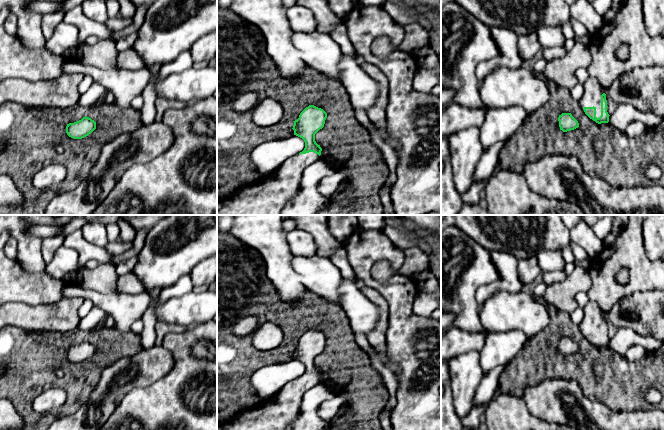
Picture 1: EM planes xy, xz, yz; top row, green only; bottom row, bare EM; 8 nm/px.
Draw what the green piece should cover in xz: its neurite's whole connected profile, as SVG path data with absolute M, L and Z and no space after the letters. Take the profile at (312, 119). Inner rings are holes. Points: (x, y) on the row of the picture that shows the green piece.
M314 105L306 107L294 122L294 135L302 138L305 148L298 155L282 161L280 167L261 180L241 188L237 193L217 199L217 215L281 215L285 205L300 190L303 171L320 159L322 148L315 141L315 134L324 127L327 113Z

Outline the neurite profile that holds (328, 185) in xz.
M343 168L333 174L324 177L318 184L318 190L325 196L331 197L339 184L348 178L349 169Z

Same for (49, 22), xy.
M54 12L42 15L41 29L46 40L49 40L55 34L57 25L63 21L64 12Z

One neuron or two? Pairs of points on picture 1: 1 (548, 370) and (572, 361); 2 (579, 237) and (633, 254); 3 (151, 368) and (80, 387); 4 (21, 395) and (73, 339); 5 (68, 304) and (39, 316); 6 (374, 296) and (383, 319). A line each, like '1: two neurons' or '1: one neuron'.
1: one neuron
2: two neurons
3: two neurons
4: one neuron
5: one neuron
6: one neuron

